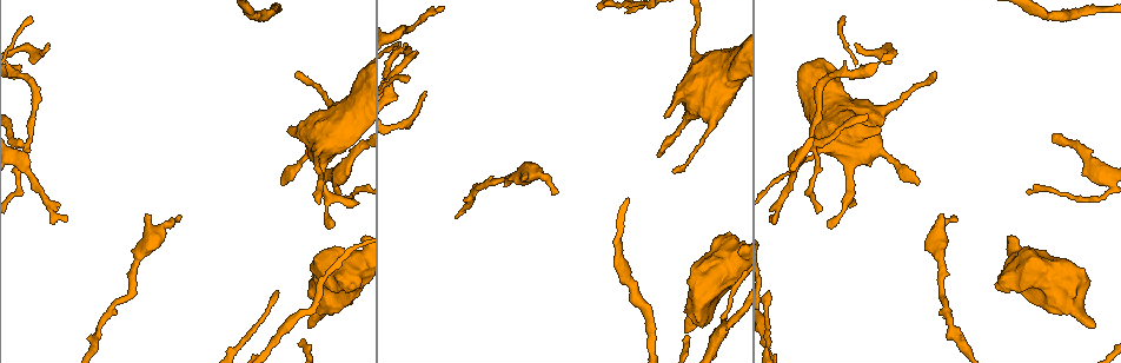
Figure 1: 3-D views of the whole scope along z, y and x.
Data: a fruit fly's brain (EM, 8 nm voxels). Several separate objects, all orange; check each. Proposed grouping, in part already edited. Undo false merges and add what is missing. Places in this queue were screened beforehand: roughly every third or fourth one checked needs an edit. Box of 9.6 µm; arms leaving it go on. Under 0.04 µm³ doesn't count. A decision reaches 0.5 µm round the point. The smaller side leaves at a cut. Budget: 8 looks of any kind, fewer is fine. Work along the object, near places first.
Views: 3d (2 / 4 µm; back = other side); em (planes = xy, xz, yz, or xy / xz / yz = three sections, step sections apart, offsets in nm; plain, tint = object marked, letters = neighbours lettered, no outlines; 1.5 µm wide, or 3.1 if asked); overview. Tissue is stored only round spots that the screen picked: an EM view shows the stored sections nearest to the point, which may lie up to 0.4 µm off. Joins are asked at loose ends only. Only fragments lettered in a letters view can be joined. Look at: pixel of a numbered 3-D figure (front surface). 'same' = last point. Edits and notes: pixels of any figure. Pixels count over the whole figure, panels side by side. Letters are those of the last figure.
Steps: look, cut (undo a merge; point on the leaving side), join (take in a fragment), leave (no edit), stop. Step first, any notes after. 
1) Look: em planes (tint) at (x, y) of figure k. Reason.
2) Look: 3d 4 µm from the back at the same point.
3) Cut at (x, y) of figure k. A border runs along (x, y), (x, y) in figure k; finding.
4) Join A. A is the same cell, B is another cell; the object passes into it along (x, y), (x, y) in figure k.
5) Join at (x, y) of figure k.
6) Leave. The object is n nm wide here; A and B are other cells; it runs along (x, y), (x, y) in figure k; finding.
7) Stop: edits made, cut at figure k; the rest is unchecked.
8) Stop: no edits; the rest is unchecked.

Look: 3d 2 µm at (686, 332) of figure 1. An open end.

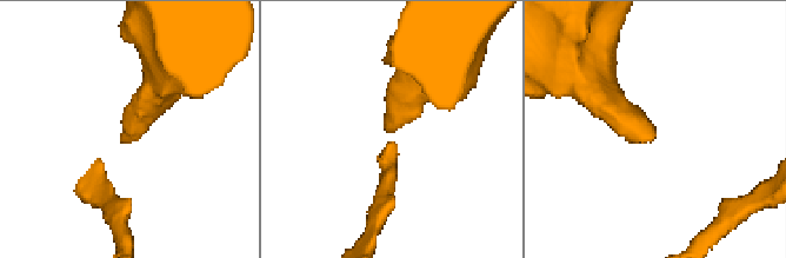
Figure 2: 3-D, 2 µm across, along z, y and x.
Look: em planes (tint) at (652, 139) of figure 2.

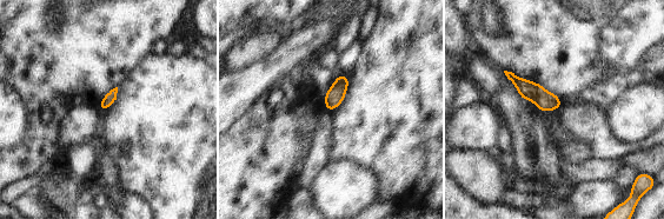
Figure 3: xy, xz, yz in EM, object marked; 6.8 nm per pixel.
Look: em planes (letters) at the same point. See the neighbours.

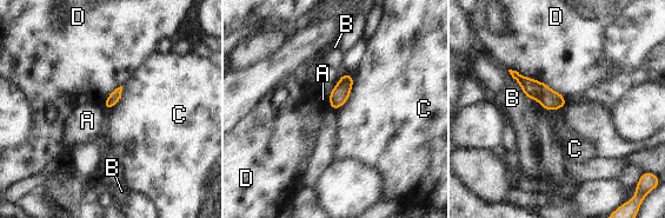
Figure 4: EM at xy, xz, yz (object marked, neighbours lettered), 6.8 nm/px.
Leave. A, B, C and D are other cells; it runs along (514, 74), (549, 99), (563, 101) in figure 4; none of them fits.

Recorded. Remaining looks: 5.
Look: em planes (letters) at (854, 205) of figure 1.

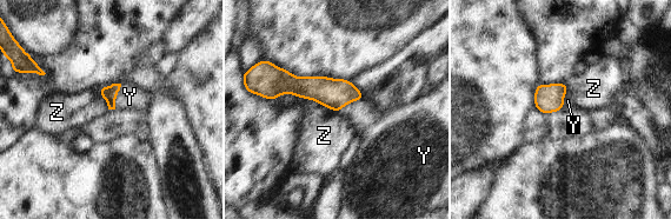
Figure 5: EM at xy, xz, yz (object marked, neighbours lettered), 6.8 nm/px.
Join Y. The object is 100 nm wide here; Y is the same cell, Z is another cell; the object passes into it along (332, 93), (351, 101), (376, 128) in figure 5; it goes on there.

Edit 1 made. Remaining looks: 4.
Look: 3d 4 µm at (288, 132) of figure 1.

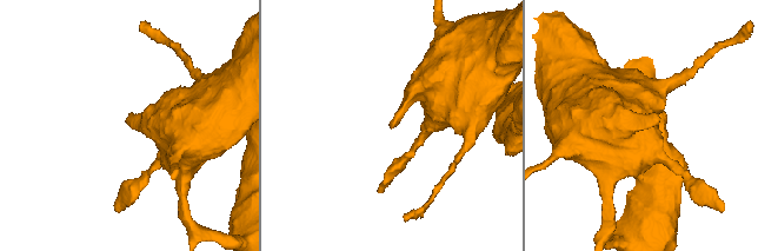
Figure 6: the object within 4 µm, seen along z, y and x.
Look: em planes (letters) at (131, 123) of figure 6.

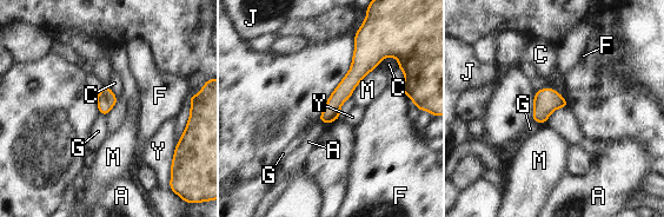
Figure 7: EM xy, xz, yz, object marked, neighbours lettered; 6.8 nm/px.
Leave. The object is 120 nm wide here; A, C, F, G, J, M and Y are other cells; a border runs along (532, 120), (542, 124) in figure 7; no lettered fragment goes on from it.

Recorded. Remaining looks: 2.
Stop: edits made, join at figure 5; the rest is unchecked.

